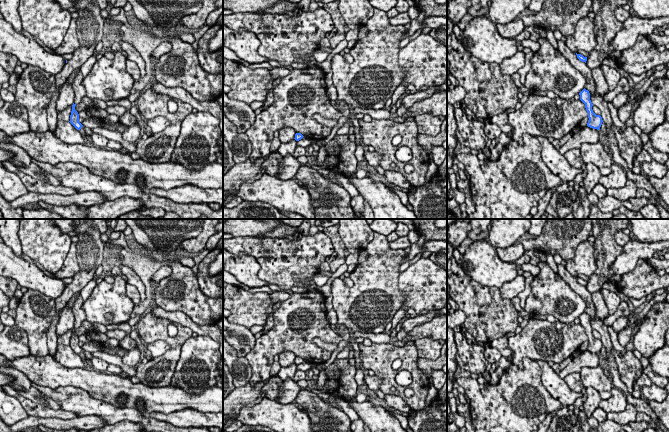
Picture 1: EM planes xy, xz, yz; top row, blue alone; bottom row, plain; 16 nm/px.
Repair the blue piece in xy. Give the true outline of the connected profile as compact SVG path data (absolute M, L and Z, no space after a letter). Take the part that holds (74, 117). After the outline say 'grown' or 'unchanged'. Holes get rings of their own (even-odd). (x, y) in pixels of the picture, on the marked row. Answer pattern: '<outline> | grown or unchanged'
M73 103L71 115L70 115L70 121L69 121L69 122L70 122L77 130L80 130L83 125L79 122L79 114L78 114L78 112L75 110L75 106L76 106L76 104Z | unchanged

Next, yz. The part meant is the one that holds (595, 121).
M585 88L579 93L580 100L585 104L586 111L588 112L588 123L587 126L593 129L600 130L602 125L602 117L600 115L596 115L592 110L592 102L590 100L590 93Z | unchanged

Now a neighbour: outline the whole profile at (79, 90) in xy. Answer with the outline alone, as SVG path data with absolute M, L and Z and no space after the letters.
M80 72L77 73L76 77L73 80L72 87L75 93L74 104L79 104L82 101L82 98L86 96L85 87L82 85L84 77Z

